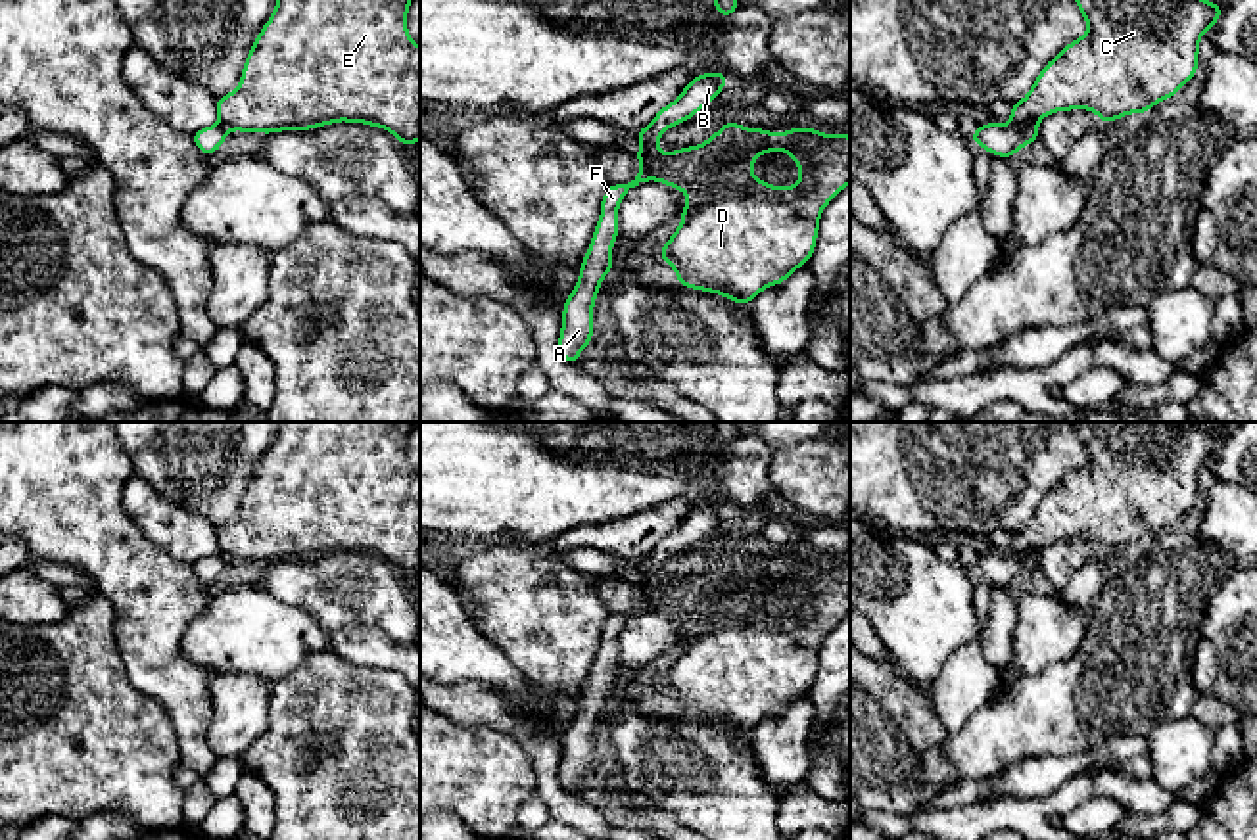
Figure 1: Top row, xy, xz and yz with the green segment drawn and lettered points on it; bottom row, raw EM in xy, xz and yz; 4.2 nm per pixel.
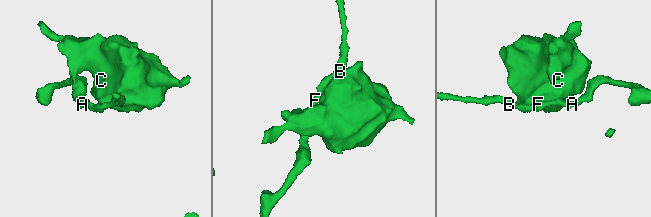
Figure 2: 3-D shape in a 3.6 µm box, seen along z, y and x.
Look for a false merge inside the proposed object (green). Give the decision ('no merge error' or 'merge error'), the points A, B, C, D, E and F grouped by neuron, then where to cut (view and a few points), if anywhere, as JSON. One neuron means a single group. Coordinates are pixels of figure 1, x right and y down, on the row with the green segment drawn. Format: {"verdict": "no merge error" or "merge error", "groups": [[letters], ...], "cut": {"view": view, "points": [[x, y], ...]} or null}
{"verdict": "merge error", "groups": [["A", "B", "F"], ["C", "D", "E"]], "cut": {"view": "xz", "points": [[657, 152], [651, 163], [651, 177]]}}

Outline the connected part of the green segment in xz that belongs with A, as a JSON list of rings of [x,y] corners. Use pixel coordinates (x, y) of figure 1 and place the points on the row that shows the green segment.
[[[722,71],[702,73],[691,79],[685,90],[672,104],[662,107],[645,128],[635,132],[641,150],[633,153],[633,157],[643,163],[643,169],[631,182],[610,184],[605,192],[601,199],[601,217],[595,226],[591,245],[581,261],[578,286],[572,290],[562,309],[558,351],[566,362],[578,364],[580,351],[591,345],[593,305],[599,293],[599,284],[614,268],[610,249],[618,238],[620,201],[631,188],[652,180],[652,157],[658,150],[662,132],[691,119],[706,107],[718,98],[727,82],[729,77]]]

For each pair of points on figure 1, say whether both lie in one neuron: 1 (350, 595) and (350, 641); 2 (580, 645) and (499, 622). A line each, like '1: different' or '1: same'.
1: different
2: same

